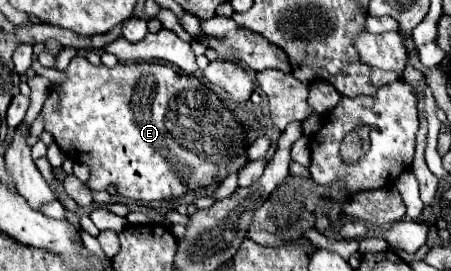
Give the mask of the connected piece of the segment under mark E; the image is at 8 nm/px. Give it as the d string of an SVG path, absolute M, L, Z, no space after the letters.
M84 56L72 58L66 76L68 80L64 84L52 88L40 114L44 118L44 130L54 136L60 150L70 160L90 168L88 186L93 191L114 186L124 198L144 202L168 200L222 182L230 172L238 172L248 162L244 126L196 76L180 74L172 66L158 62L118 64L114 68L94 66Z

